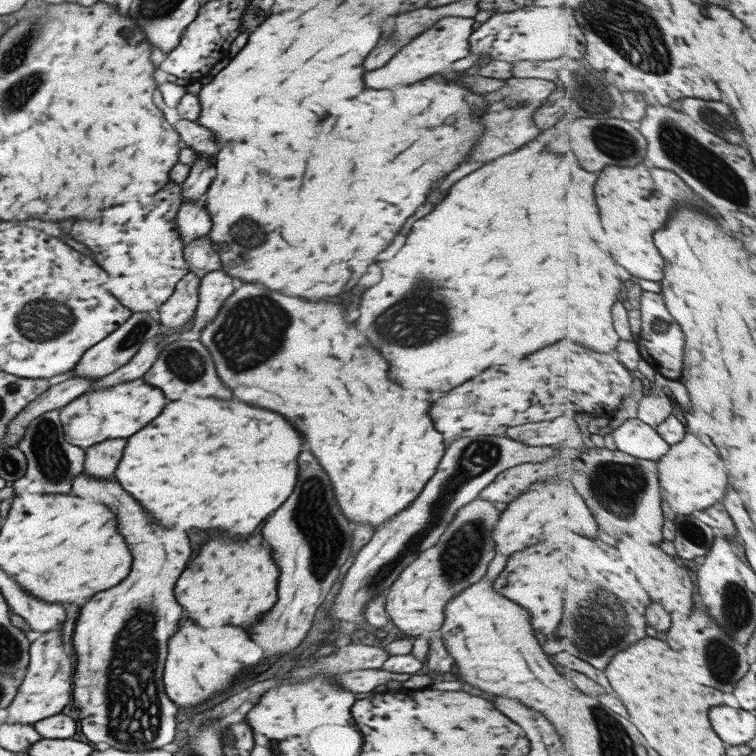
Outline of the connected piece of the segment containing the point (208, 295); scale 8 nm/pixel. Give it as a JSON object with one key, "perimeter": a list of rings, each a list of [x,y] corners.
{"perimeter":[[[221,268],[205,274],[199,281],[199,303],[195,310],[194,326],[183,338],[199,340],[201,330],[216,316],[223,305],[223,300],[228,298],[234,290],[232,277]]]}

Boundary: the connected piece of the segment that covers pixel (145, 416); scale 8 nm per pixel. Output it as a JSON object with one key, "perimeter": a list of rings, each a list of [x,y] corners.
{"perimeter":[[[142,378],[90,391],[88,394],[82,393],[82,396],[60,410],[59,420],[63,427],[65,441],[85,450],[106,439],[126,438],[128,440],[134,432],[144,428],[162,412],[166,400],[160,388],[148,384]]]}

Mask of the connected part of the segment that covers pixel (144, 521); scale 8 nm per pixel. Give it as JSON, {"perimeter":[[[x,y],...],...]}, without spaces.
{"perimeter":[[[78,473],[72,479],[72,494],[108,505],[118,518],[118,528],[128,543],[133,556],[131,571],[126,580],[116,588],[98,592],[96,598],[80,608],[80,617],[75,620],[73,645],[78,656],[72,676],[72,698],[80,710],[78,723],[82,734],[92,743],[104,742],[112,748],[126,752],[146,752],[155,748],[171,748],[176,738],[176,714],[178,705],[168,700],[163,683],[163,668],[168,652],[168,639],[176,632],[176,624],[182,614],[182,606],[176,602],[174,584],[184,572],[192,546],[184,530],[160,526],[128,492],[122,490],[115,479],[99,479],[86,473]]]}

